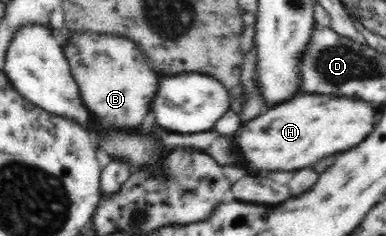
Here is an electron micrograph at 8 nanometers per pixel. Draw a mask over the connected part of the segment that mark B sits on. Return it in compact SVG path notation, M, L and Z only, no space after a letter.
M73 32L64 46L71 57L70 70L77 81L82 102L95 124L118 129L141 127L143 117L150 113L149 103L157 91L159 77L145 61L145 53L139 45L118 35Z

